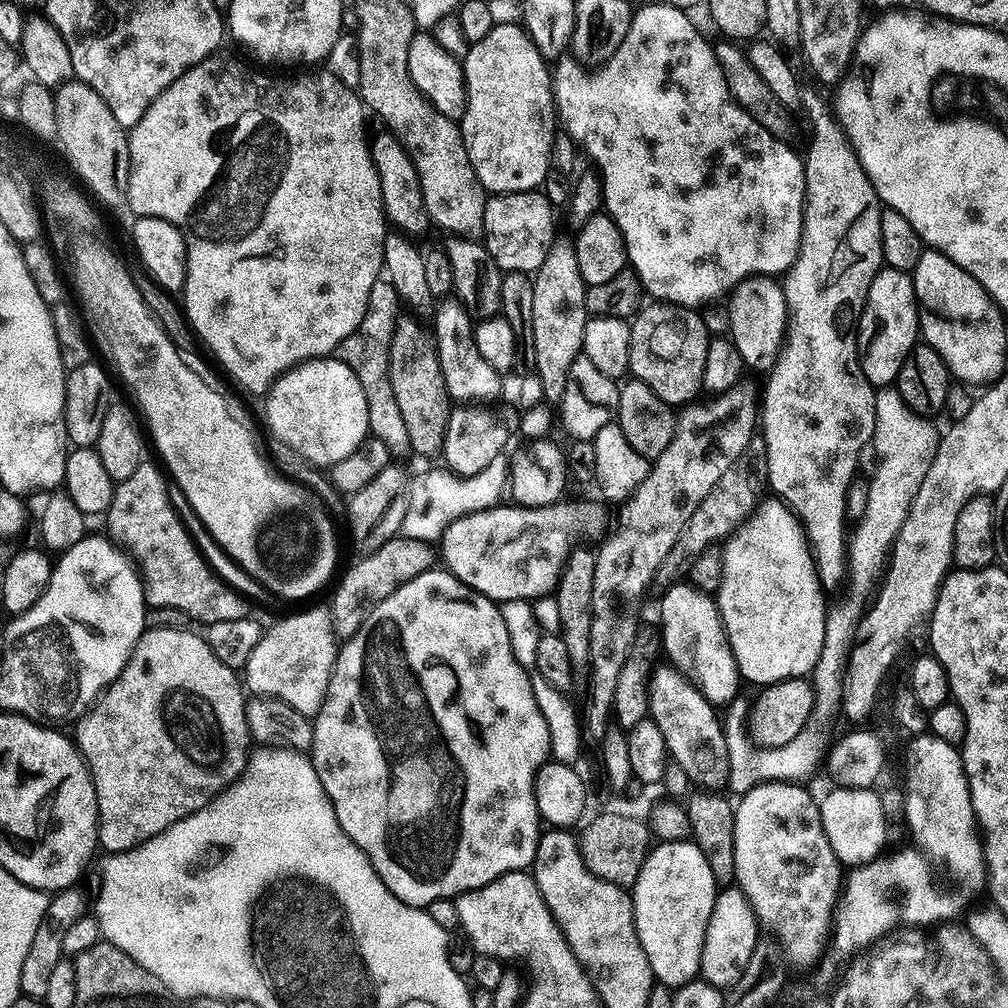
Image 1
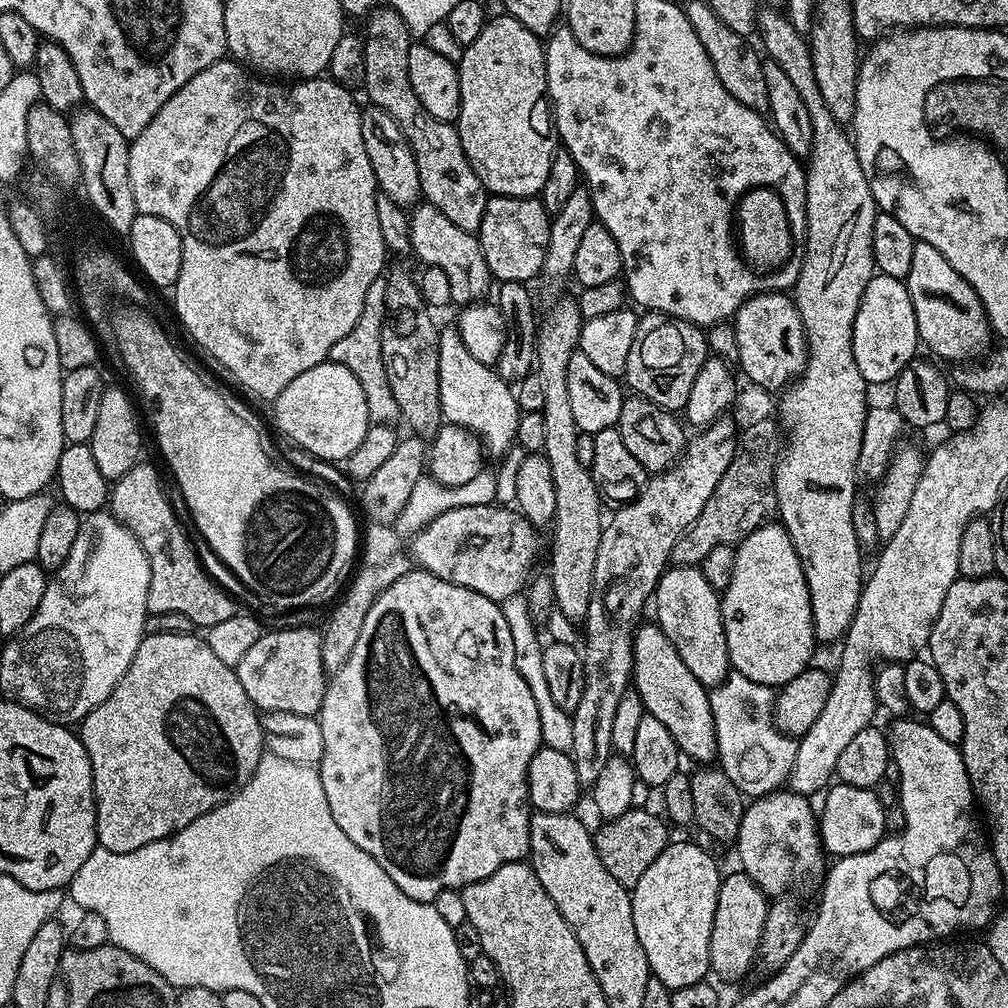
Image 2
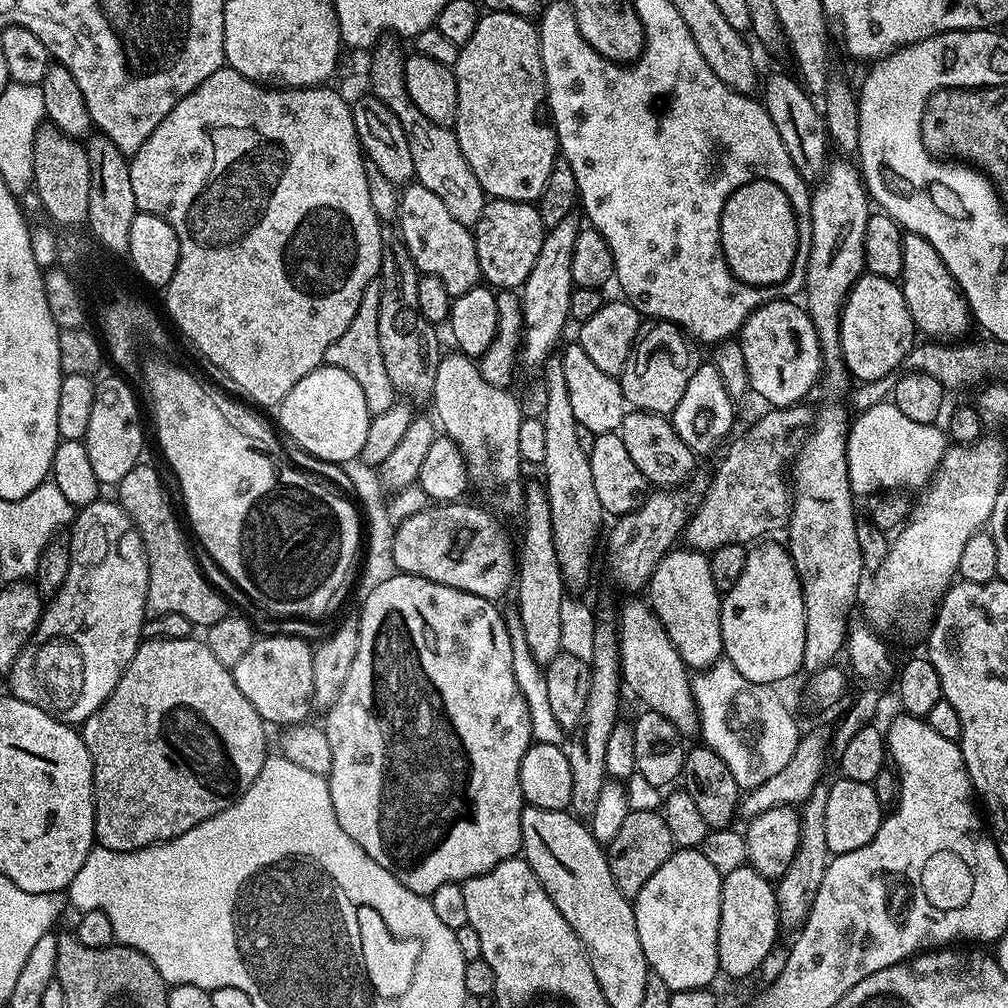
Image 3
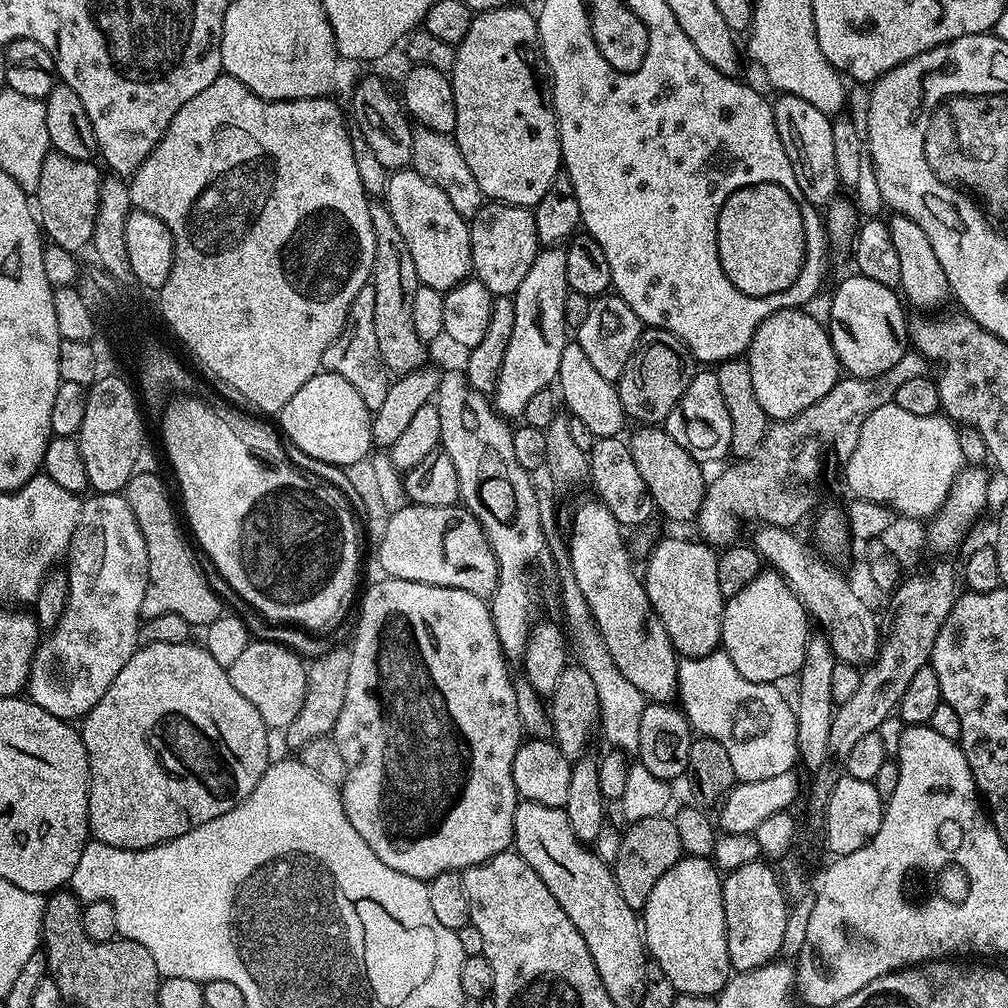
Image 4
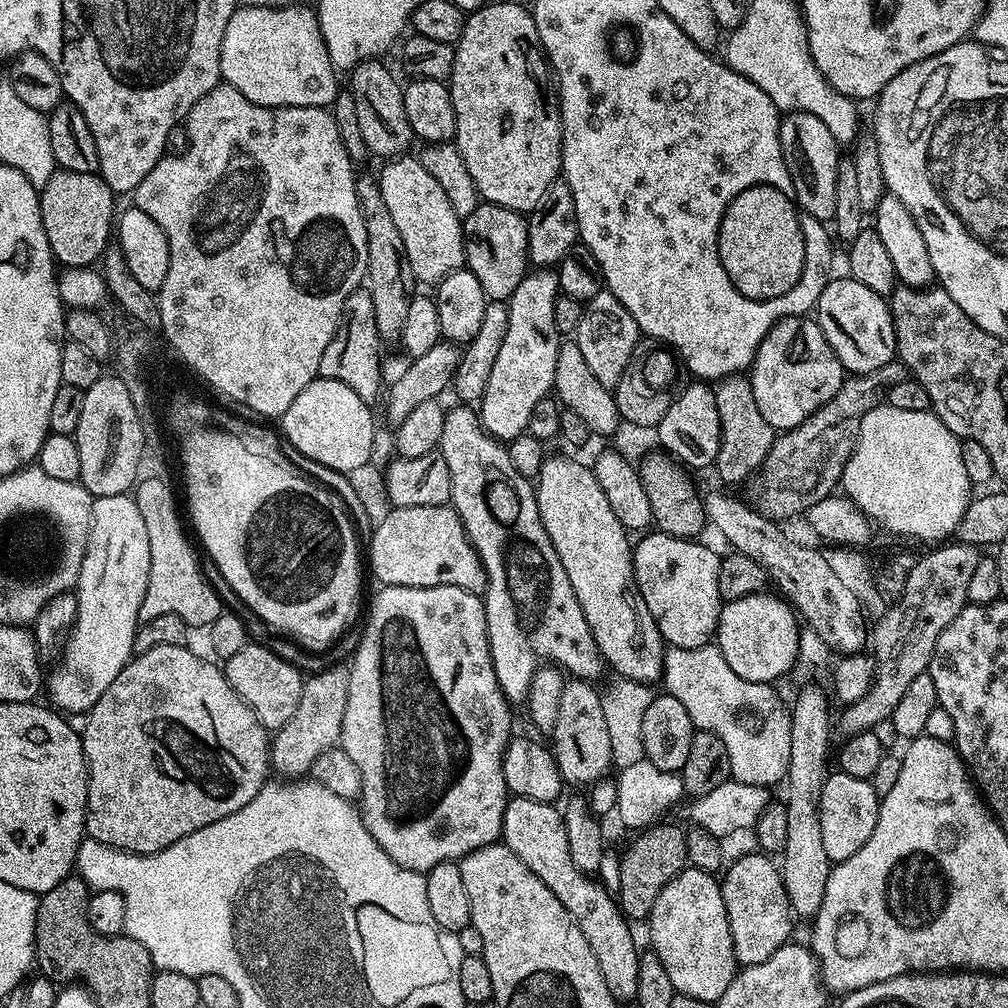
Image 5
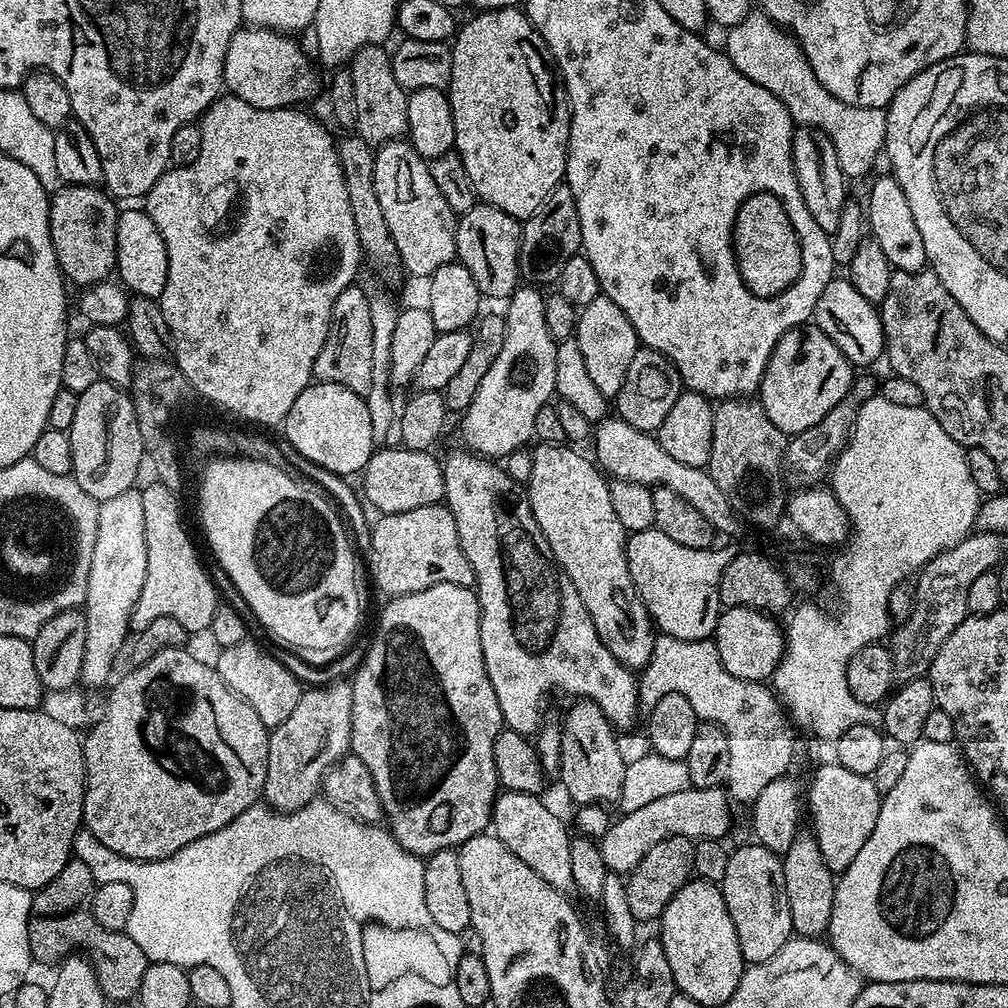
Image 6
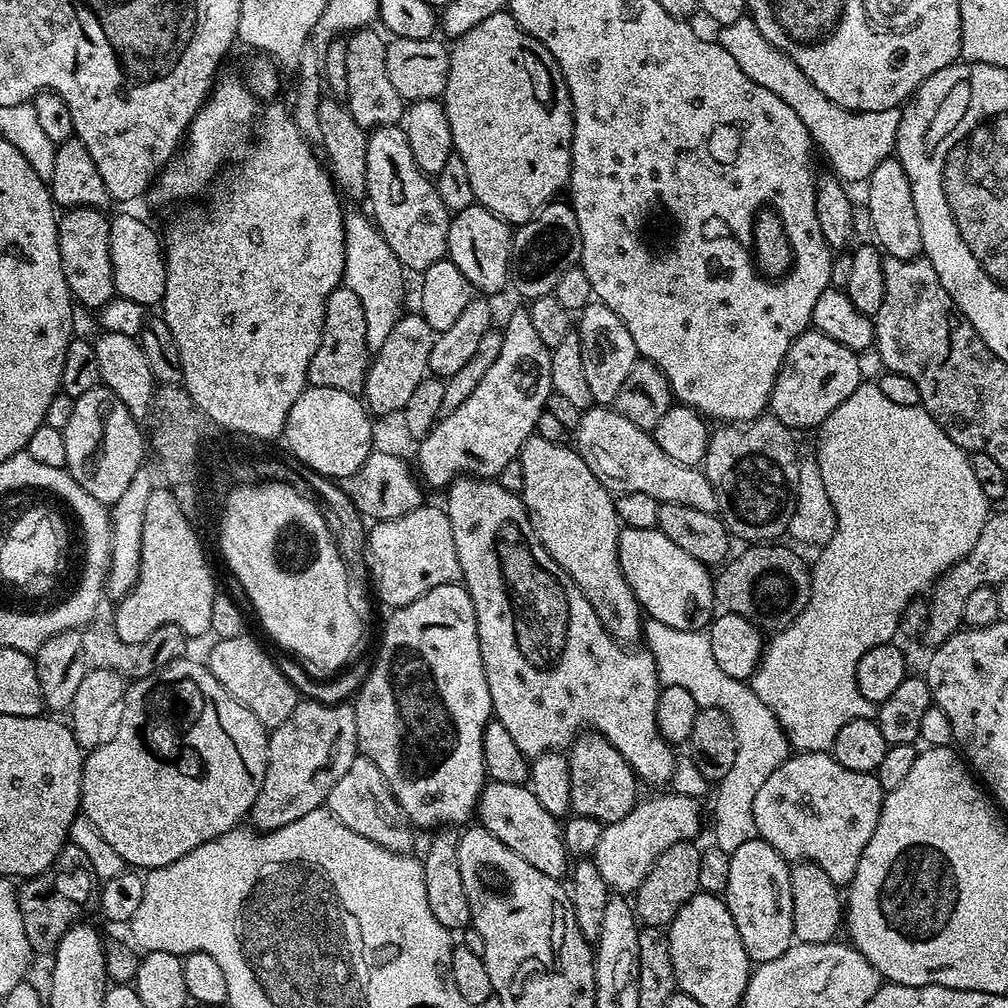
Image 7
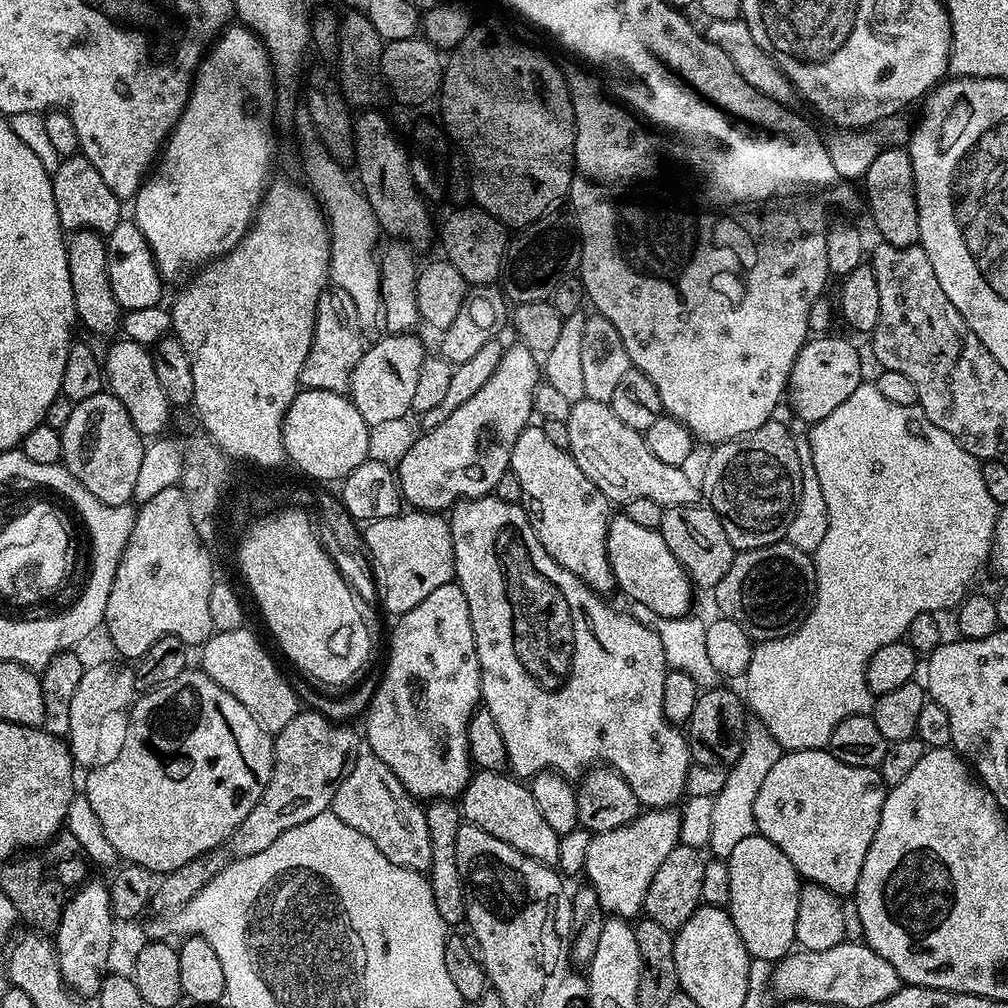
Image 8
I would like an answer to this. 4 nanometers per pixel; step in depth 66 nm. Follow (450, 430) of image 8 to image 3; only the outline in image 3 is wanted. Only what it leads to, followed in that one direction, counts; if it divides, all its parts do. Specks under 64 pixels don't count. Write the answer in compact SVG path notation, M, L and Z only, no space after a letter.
M573 214L562 218L558 226L547 229L542 242L542 250L538 250L538 258L534 261L534 270L530 270L530 278L519 289L522 302L522 326L524 342L520 346L520 364L523 367L539 369L552 352L561 343L560 335L564 332L564 323L569 323L570 298L573 283L570 274L570 258L574 255L574 238L578 238L582 227L579 215Z

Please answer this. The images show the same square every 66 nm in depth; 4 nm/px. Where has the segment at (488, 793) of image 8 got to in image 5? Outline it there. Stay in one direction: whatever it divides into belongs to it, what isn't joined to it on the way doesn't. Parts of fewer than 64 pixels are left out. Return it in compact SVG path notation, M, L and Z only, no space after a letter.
M512 796L504 811L504 831L502 843L546 886L550 886L550 894L566 906L570 918L586 934L586 942L590 942L590 950L594 950L594 958L598 958L598 967L602 970L602 978L606 978L606 986L610 986L610 994L618 1002L635 1001L638 990L638 962L641 949L636 948L636 940L632 937L630 921L620 911L617 899L604 889L603 884L589 878L578 870L574 858L570 858L570 842L566 842L566 826L561 809L555 803L543 804L537 800L527 800L521 796Z

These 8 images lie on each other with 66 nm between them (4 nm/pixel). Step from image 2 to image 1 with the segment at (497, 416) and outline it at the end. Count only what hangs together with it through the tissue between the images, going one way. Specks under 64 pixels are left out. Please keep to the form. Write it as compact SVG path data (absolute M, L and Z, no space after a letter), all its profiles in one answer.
M455 298L441 299L435 308L436 349L442 366L442 378L446 378L449 397L456 402L486 402L482 400L492 399L495 401L500 395L501 373L496 372L494 366L490 366L490 362L482 358L482 354L478 354L474 342L474 320L468 309Z

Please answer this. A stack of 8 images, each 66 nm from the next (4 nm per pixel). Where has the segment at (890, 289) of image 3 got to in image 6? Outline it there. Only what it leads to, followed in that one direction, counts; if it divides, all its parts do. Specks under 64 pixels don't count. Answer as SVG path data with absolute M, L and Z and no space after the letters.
M833 278L826 290L822 290L822 298L818 298L814 313L814 323L854 366L872 364L879 356L881 359L885 355L884 331L877 305L858 294L847 278Z

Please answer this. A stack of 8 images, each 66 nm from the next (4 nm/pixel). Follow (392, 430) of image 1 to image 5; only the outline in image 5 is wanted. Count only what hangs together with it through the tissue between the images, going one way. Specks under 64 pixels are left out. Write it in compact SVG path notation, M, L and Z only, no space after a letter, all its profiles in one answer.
M358 287L342 306L338 330L334 338L330 338L330 346L326 346L326 351L322 354L320 376L325 380L337 380L350 386L350 390L354 390L354 394L358 394L362 402L375 405L379 396L381 399L382 387L386 382L383 378L380 347L382 341L378 334L378 322L374 322L374 298L370 298L367 287Z

